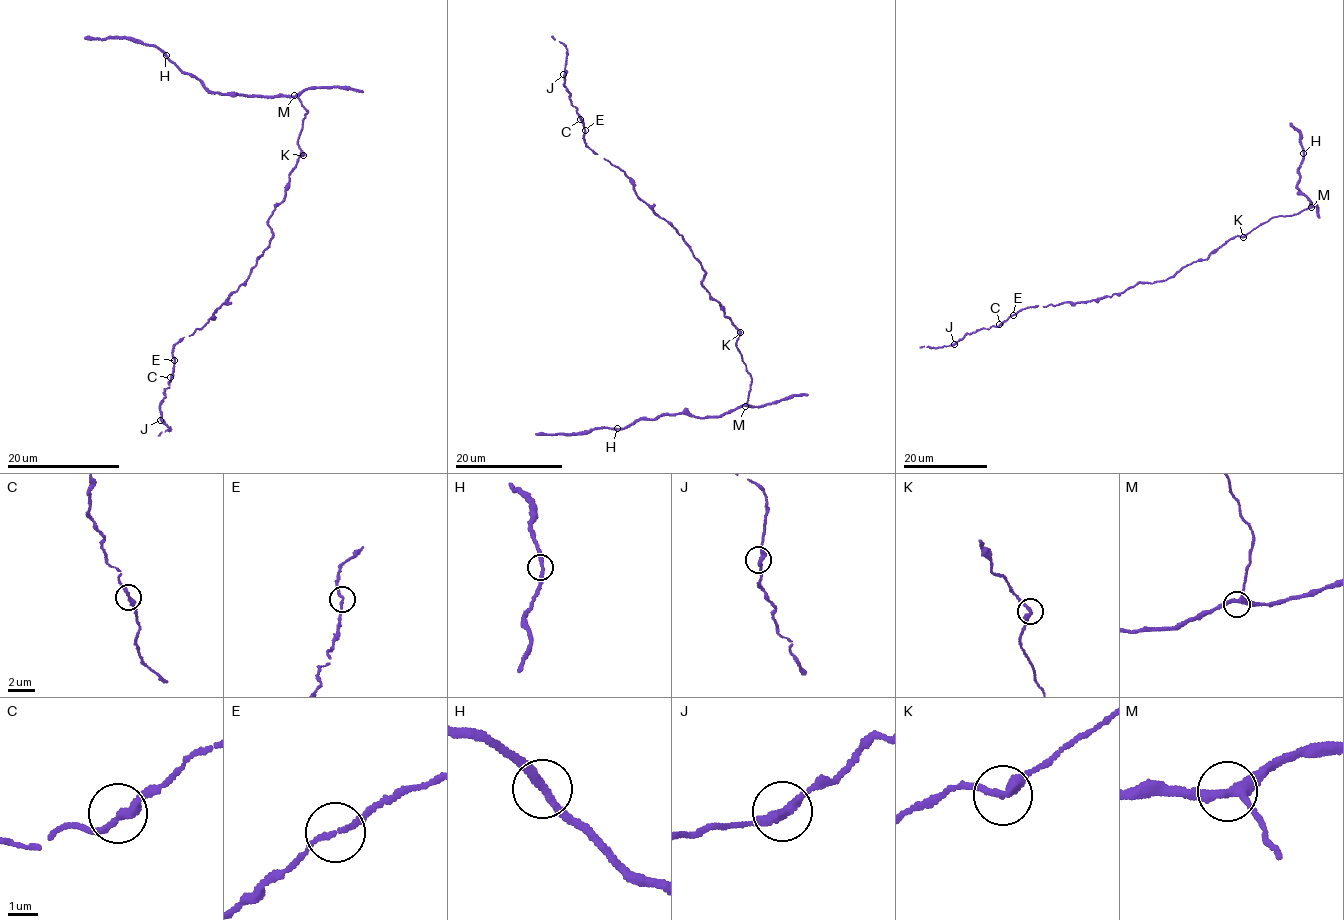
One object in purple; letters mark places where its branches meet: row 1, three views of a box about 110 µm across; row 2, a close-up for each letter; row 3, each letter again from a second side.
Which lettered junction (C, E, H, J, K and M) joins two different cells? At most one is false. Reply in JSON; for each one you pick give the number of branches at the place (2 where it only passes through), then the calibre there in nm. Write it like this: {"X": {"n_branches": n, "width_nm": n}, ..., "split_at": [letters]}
{"split_at": []}

